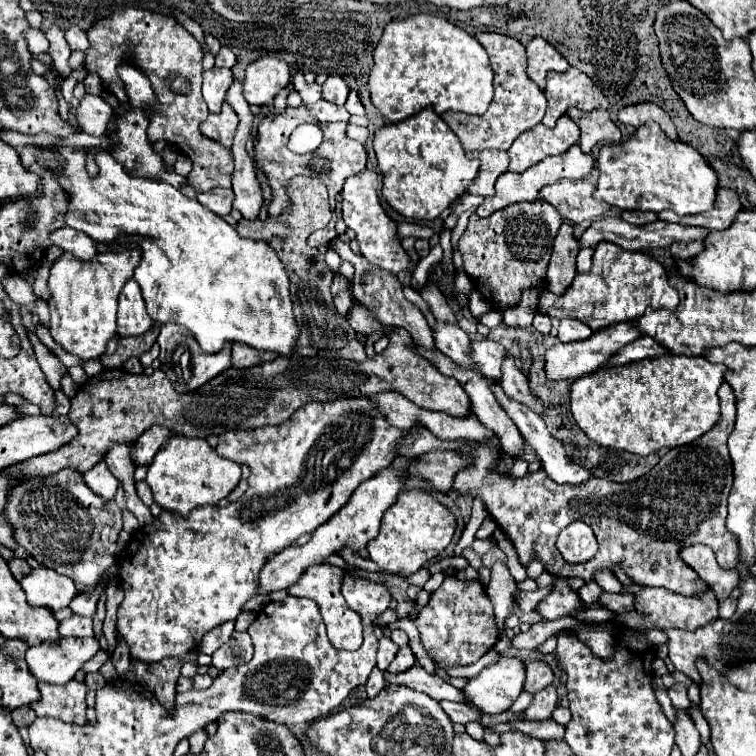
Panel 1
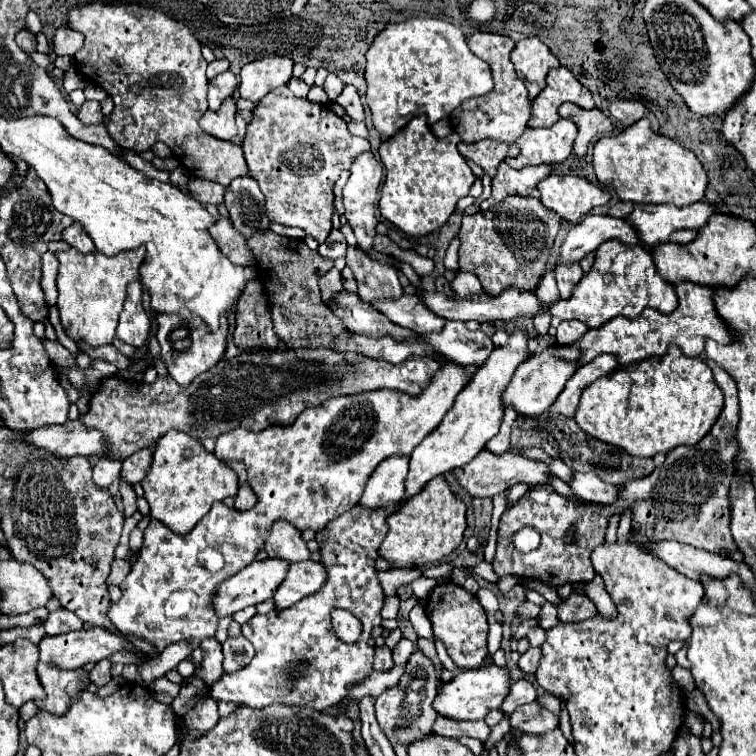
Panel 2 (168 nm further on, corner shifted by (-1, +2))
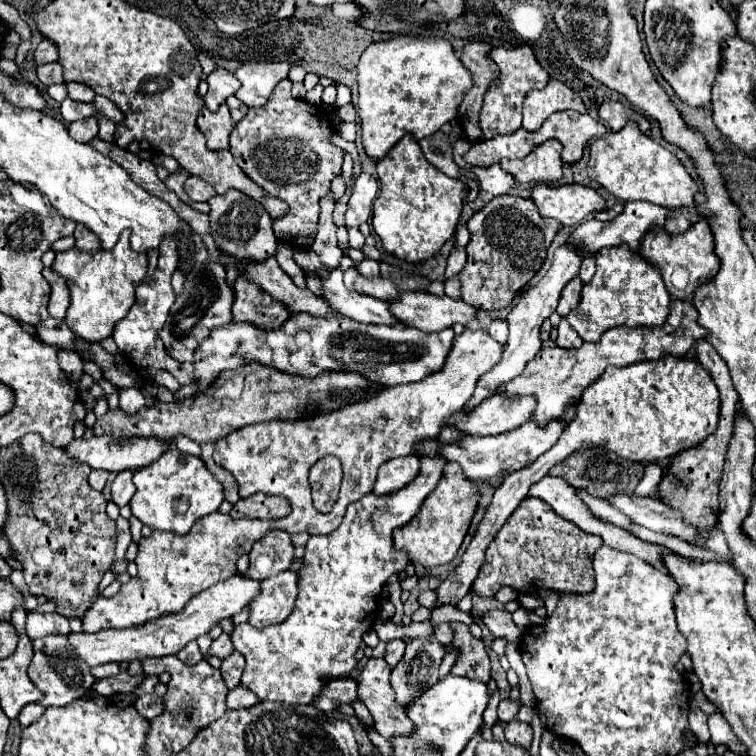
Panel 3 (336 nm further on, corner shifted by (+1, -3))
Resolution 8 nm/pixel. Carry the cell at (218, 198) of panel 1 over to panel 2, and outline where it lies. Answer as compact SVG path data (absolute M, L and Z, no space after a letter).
M191 178L189 180L189 194L199 200L201 204L213 204L213 206L219 206L223 204L223 194L225 194L225 188L215 184L215 182L207 182L207 180L201 180L201 178Z

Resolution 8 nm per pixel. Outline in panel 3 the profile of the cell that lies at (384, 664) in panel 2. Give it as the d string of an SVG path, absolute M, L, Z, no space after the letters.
M369 659L363 667L357 681L357 697L367 705L373 725L379 735L393 739L393 737L407 737L413 731L413 723L407 719L405 711L395 701L393 687L389 683L391 667L385 659Z

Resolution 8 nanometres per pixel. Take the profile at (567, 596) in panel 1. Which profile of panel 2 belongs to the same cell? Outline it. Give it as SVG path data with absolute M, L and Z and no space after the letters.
M523 602L523 604L517 608L517 614L519 614L521 618L535 618L535 616L539 616L539 612L541 612L541 606L537 606L537 604L533 604L533 602Z

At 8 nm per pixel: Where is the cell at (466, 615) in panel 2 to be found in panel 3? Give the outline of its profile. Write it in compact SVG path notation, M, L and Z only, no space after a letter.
M451 623L455 627L453 643L459 643L461 655L457 657L451 673L459 677L477 679L481 683L489 683L489 657L485 643L481 639L471 637L469 627L463 623Z

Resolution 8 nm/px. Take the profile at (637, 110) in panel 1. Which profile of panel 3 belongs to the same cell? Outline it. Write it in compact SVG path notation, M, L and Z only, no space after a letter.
M607 101L607 103L603 103L599 107L599 117L605 123L609 123L611 131L619 131L619 129L625 127L627 121L635 121L643 133L649 133L649 121L641 113L637 113L633 107L623 105L619 101Z

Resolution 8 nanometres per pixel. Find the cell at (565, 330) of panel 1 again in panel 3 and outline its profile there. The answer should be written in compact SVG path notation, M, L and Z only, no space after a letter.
M561 319L559 323L559 337L557 337L557 345L561 345L563 349L577 349L583 345L583 339L577 335L577 331L569 325L567 319Z

